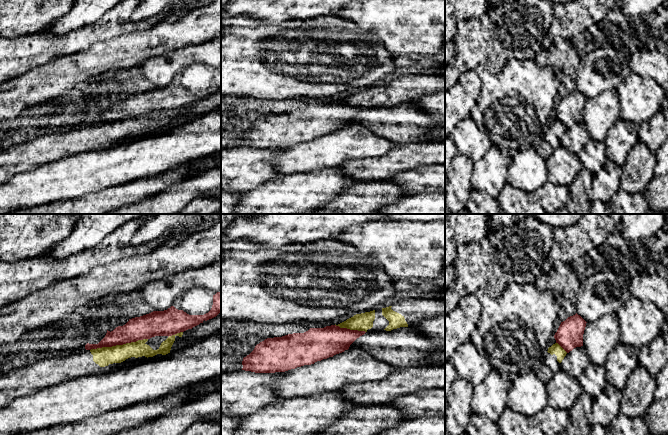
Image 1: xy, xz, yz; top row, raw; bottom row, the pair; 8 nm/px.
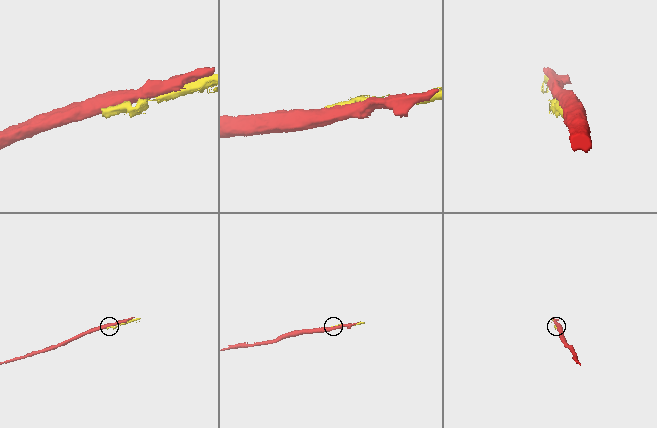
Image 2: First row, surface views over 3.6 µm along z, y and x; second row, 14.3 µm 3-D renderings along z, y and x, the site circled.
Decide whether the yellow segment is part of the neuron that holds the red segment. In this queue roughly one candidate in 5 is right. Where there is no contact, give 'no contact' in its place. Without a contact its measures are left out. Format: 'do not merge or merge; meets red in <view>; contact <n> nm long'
do not merge; meets red in xy; contact 480 nm long

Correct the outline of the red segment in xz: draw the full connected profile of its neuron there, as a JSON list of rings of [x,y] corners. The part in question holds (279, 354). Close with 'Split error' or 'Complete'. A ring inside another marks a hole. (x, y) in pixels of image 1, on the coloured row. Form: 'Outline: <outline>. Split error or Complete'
Outline: [[[331,325],[310,328],[304,333],[267,338],[243,358],[242,370],[275,373],[311,365],[348,350],[365,333]]]. Complete

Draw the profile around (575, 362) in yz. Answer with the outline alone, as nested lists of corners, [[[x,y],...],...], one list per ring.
[[[581,346],[574,348],[566,354],[560,363],[560,368],[571,376],[578,378],[578,376],[586,370],[589,364],[590,361],[586,350],[584,346]]]

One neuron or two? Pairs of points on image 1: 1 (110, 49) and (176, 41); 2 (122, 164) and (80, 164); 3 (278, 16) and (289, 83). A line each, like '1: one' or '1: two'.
1: one
2: one
3: two

